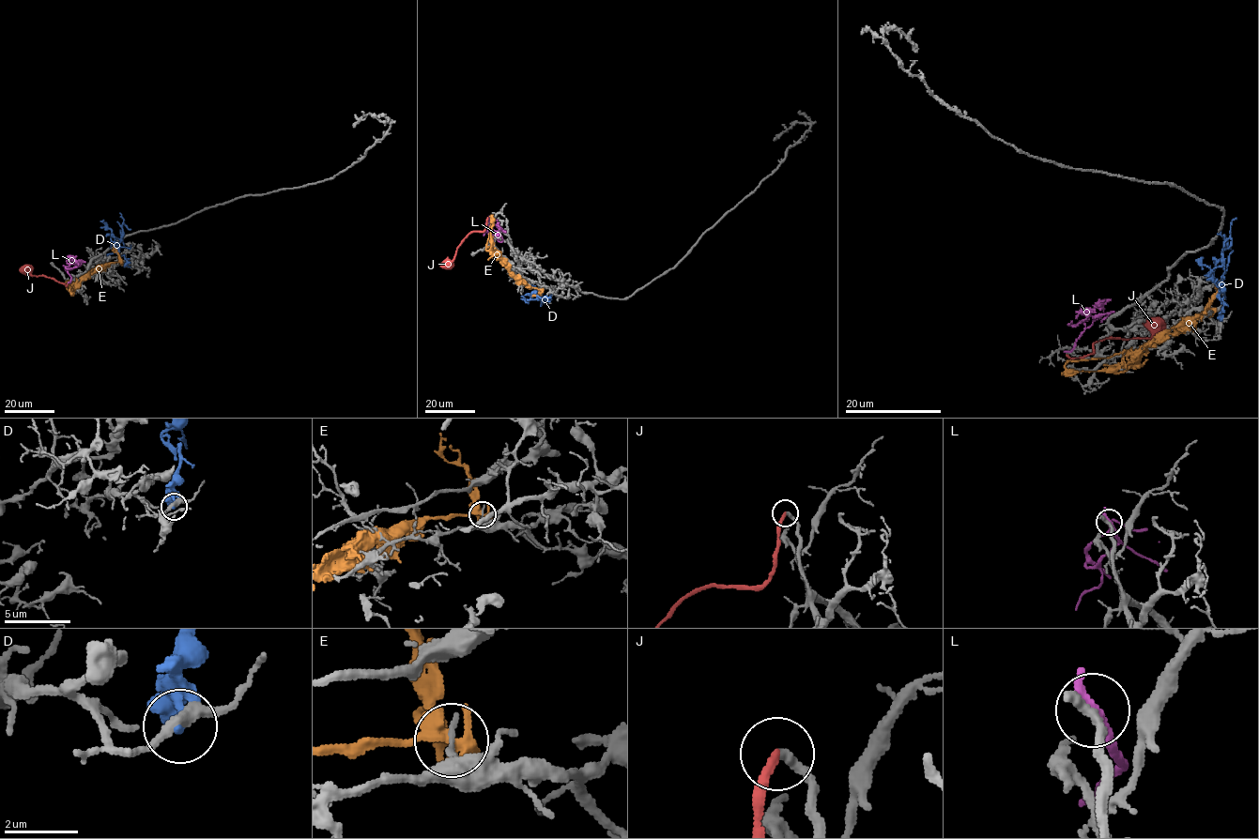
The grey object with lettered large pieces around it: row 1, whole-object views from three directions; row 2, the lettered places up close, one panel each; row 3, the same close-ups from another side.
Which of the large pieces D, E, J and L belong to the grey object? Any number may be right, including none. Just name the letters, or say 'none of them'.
J

